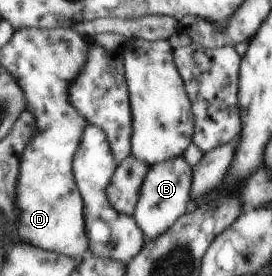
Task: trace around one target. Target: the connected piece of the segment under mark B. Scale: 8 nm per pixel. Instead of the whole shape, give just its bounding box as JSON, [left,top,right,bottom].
[132,155,192,240]

